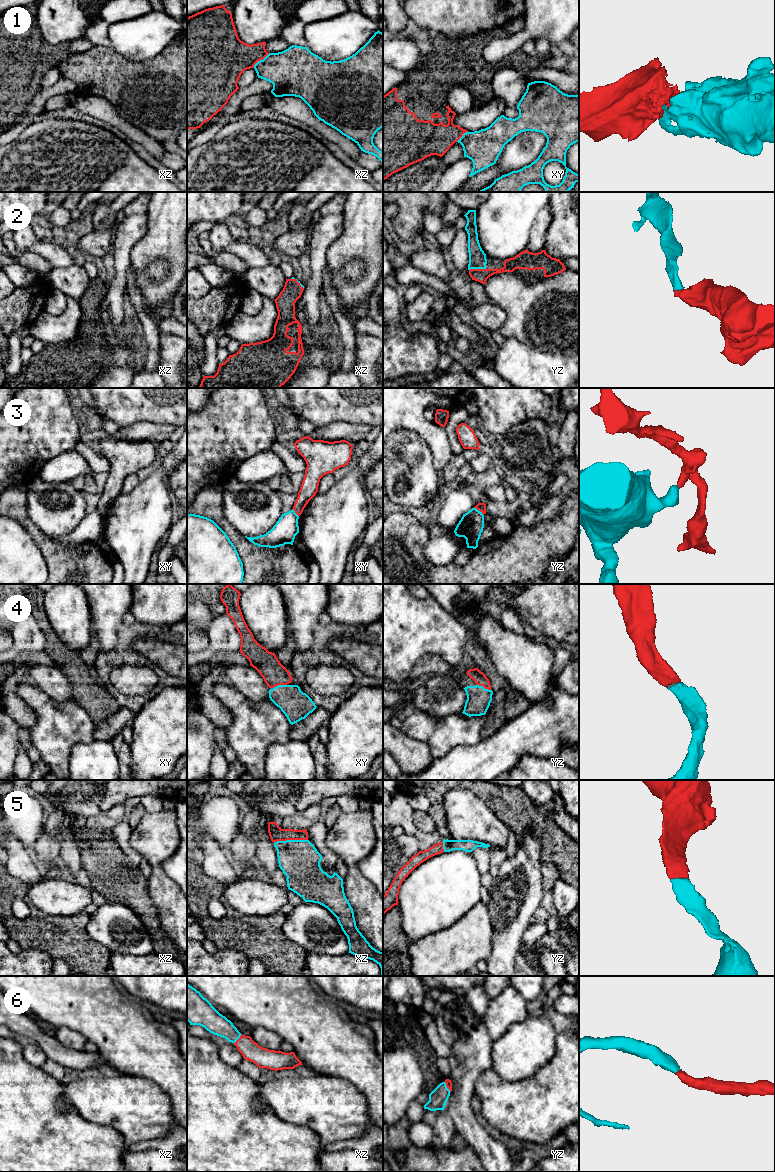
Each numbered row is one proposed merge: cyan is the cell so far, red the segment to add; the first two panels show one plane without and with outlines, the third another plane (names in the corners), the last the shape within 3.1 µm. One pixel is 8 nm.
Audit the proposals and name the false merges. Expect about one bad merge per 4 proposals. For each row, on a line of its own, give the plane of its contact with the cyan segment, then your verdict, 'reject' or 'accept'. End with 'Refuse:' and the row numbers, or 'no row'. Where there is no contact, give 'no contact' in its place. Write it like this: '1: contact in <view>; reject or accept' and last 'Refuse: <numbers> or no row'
1: contact in xz; reject
2: contact in yz; accept
3: contact in yz; reject
4: contact in xy; accept
5: contact in xz; accept
6: contact in yz; accept
Refuse: 1, 3

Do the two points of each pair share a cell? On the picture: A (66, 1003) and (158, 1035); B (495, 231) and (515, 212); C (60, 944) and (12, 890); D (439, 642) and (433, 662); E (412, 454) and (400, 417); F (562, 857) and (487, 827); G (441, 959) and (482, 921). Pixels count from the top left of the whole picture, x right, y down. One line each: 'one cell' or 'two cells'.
A: one cell
B: one cell
C: one cell
D: two cells
E: two cells
F: two cells
G: one cell

